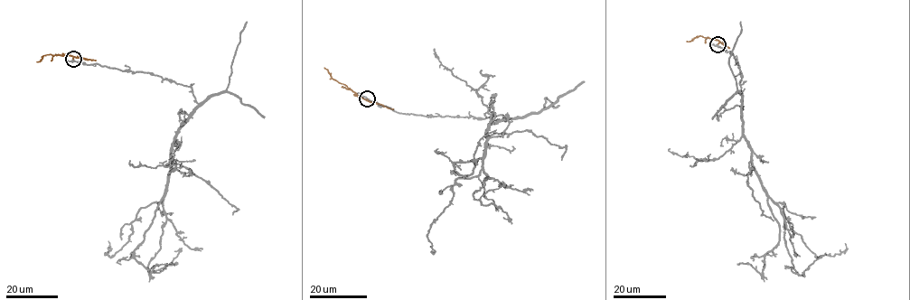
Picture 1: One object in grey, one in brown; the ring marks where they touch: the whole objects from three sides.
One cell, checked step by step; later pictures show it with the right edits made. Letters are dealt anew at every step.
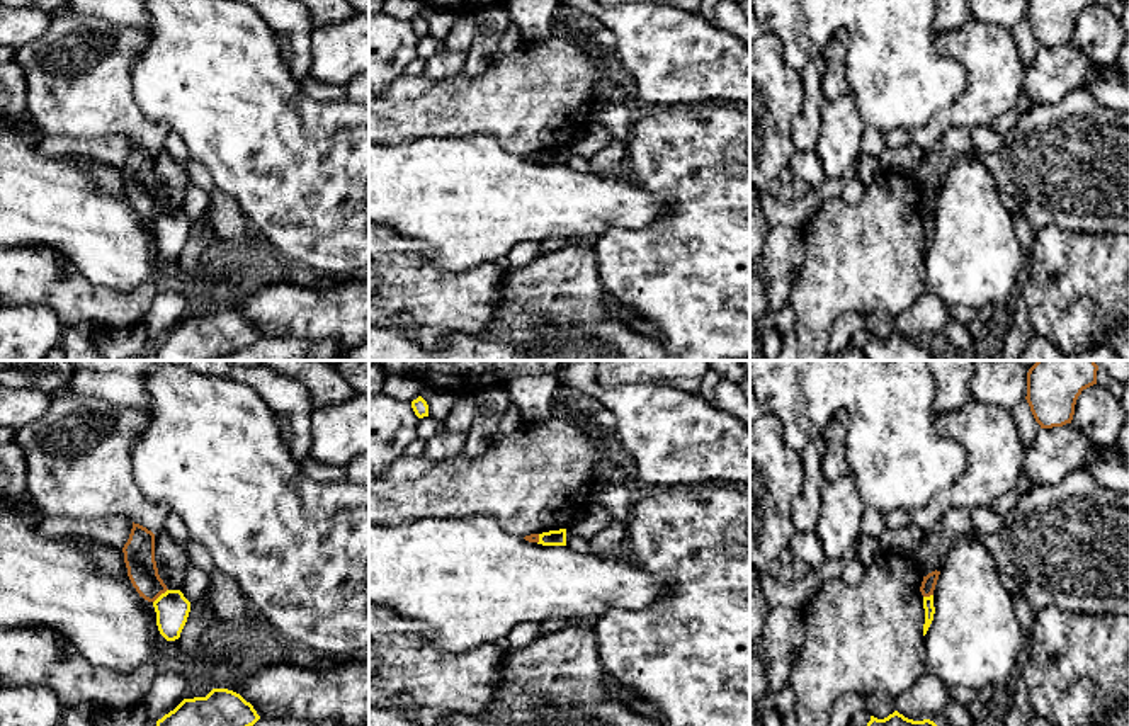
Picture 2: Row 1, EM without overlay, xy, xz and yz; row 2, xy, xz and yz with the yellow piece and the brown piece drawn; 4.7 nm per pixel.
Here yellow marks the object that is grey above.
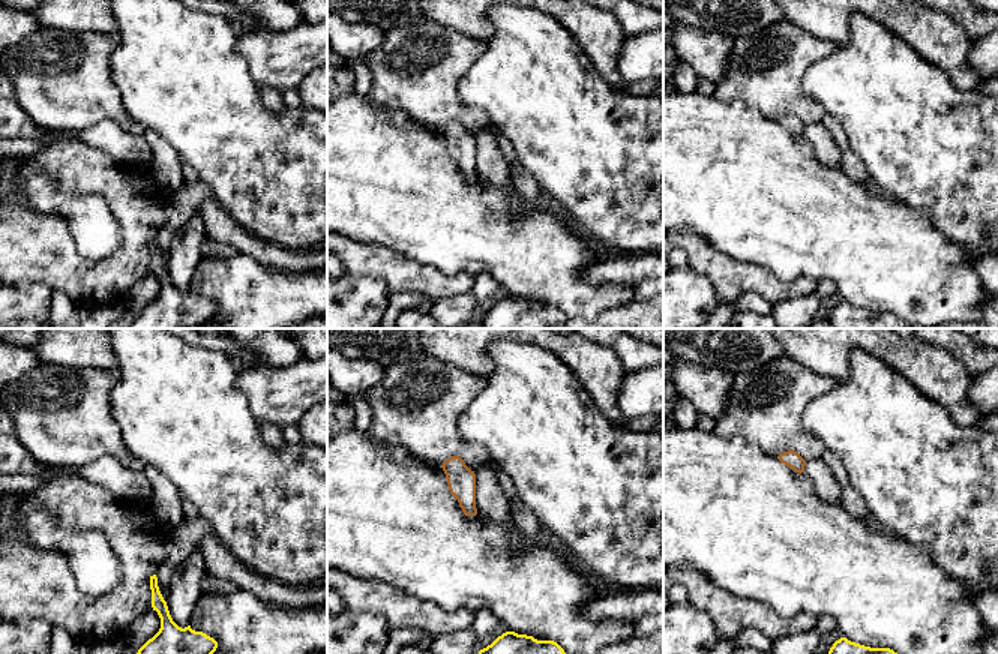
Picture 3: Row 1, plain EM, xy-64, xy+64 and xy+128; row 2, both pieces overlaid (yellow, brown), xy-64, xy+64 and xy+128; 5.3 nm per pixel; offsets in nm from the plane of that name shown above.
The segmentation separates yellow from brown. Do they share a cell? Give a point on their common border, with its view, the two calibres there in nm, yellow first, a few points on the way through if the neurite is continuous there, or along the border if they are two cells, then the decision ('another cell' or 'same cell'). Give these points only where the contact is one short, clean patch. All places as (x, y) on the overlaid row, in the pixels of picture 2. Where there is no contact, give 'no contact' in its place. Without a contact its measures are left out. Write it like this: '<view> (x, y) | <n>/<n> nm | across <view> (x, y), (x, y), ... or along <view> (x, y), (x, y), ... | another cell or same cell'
xy (160, 595) | 160/140 nm | along xy (167, 589), (153, 602) | another cell

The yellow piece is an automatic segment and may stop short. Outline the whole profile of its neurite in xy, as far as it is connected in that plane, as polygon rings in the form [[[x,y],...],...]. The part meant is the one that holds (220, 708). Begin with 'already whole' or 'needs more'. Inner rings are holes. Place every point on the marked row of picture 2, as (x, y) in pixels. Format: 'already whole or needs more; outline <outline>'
already whole; outline [[[213,689],[206,697],[184,699],[156,726],[253,726],[260,716],[250,702],[228,689]]]

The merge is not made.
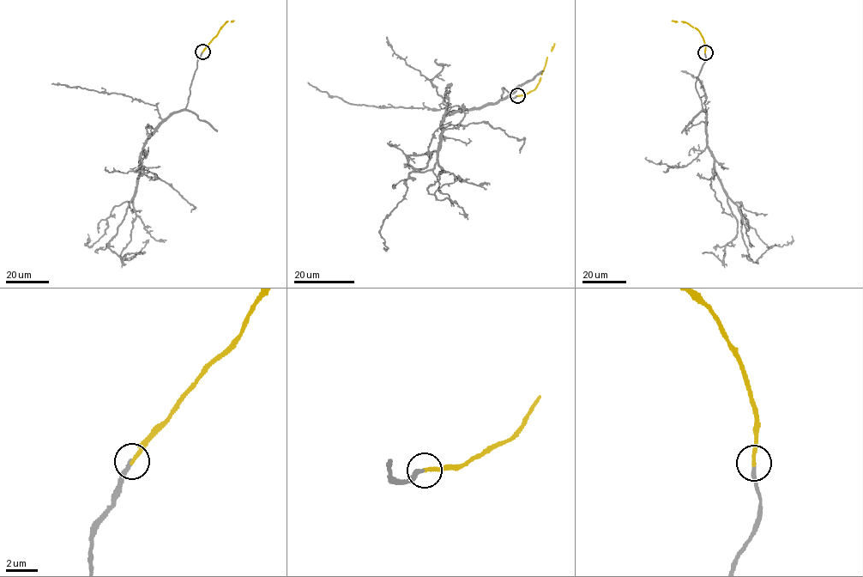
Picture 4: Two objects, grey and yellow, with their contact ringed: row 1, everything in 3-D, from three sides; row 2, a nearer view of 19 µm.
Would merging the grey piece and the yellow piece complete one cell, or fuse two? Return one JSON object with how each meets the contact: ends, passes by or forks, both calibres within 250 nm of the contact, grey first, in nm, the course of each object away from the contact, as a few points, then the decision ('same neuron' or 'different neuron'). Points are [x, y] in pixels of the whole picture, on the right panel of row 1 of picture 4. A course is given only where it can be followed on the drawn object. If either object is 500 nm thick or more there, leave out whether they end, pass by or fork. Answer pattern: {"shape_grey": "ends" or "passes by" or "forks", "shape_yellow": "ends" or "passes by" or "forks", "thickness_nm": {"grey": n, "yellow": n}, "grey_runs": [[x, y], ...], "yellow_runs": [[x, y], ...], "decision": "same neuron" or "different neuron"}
{"shape_grey": "ends", "shape_yellow": "ends", "thickness_nm": {"grey": 200, "yellow": 240}, "grey_runs": [[705, 52], [696, 90], [706, 114], [714, 171], [769, 247], [792, 242], [792, 236]], "yellow_runs": [[705, 52], [703, 39], [698, 30], [687, 23], [672, 21]], "decision": "same neuron"}

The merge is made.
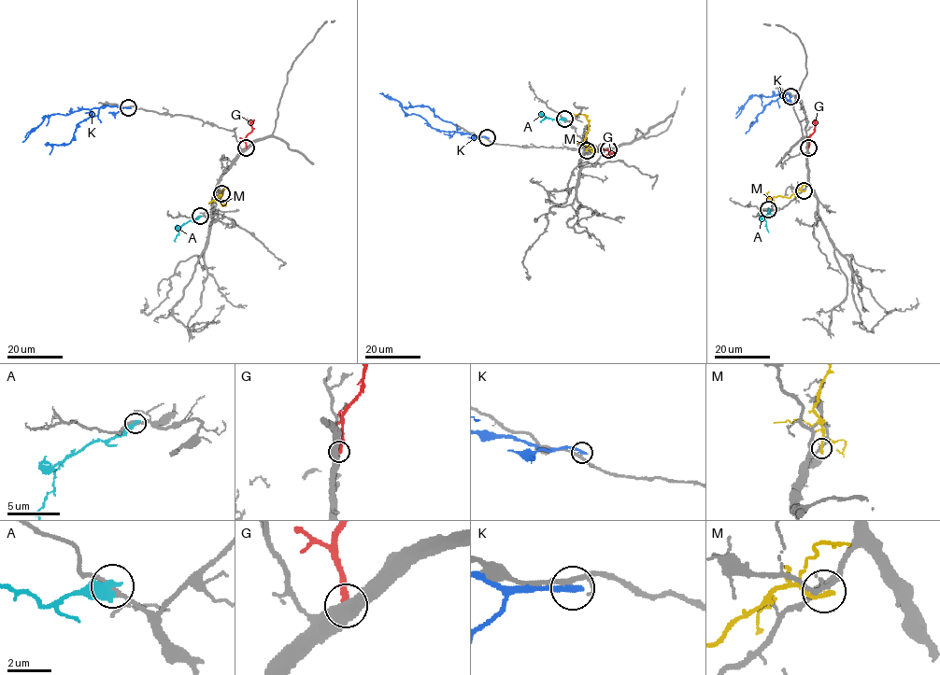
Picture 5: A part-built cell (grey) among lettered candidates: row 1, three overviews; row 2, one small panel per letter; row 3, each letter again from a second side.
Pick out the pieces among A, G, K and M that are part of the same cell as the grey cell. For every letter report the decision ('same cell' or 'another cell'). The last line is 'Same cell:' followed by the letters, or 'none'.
A: another cell
G: another cell
K: another cell
M: another cell
Same cell: none

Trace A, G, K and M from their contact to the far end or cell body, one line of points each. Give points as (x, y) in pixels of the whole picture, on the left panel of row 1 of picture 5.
A: (200, 216), (181, 227), (175, 242)
G: (247, 147), (245, 137), (252, 130), (245, 118)
K: (128, 107), (103, 105), (79, 108), (65, 115), (46, 116), (22, 142)
M: (220, 193), (223, 203), (209, 203)

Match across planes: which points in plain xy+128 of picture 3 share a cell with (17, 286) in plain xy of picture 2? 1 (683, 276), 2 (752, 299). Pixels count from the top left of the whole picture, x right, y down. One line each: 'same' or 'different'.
1: different
2: different

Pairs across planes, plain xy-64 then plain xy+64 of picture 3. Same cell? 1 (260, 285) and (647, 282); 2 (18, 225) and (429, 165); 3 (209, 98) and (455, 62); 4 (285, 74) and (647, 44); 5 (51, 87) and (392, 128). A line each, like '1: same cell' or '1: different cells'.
1: same cell
2: different cells
3: different cells
4: same cell
5: different cells

